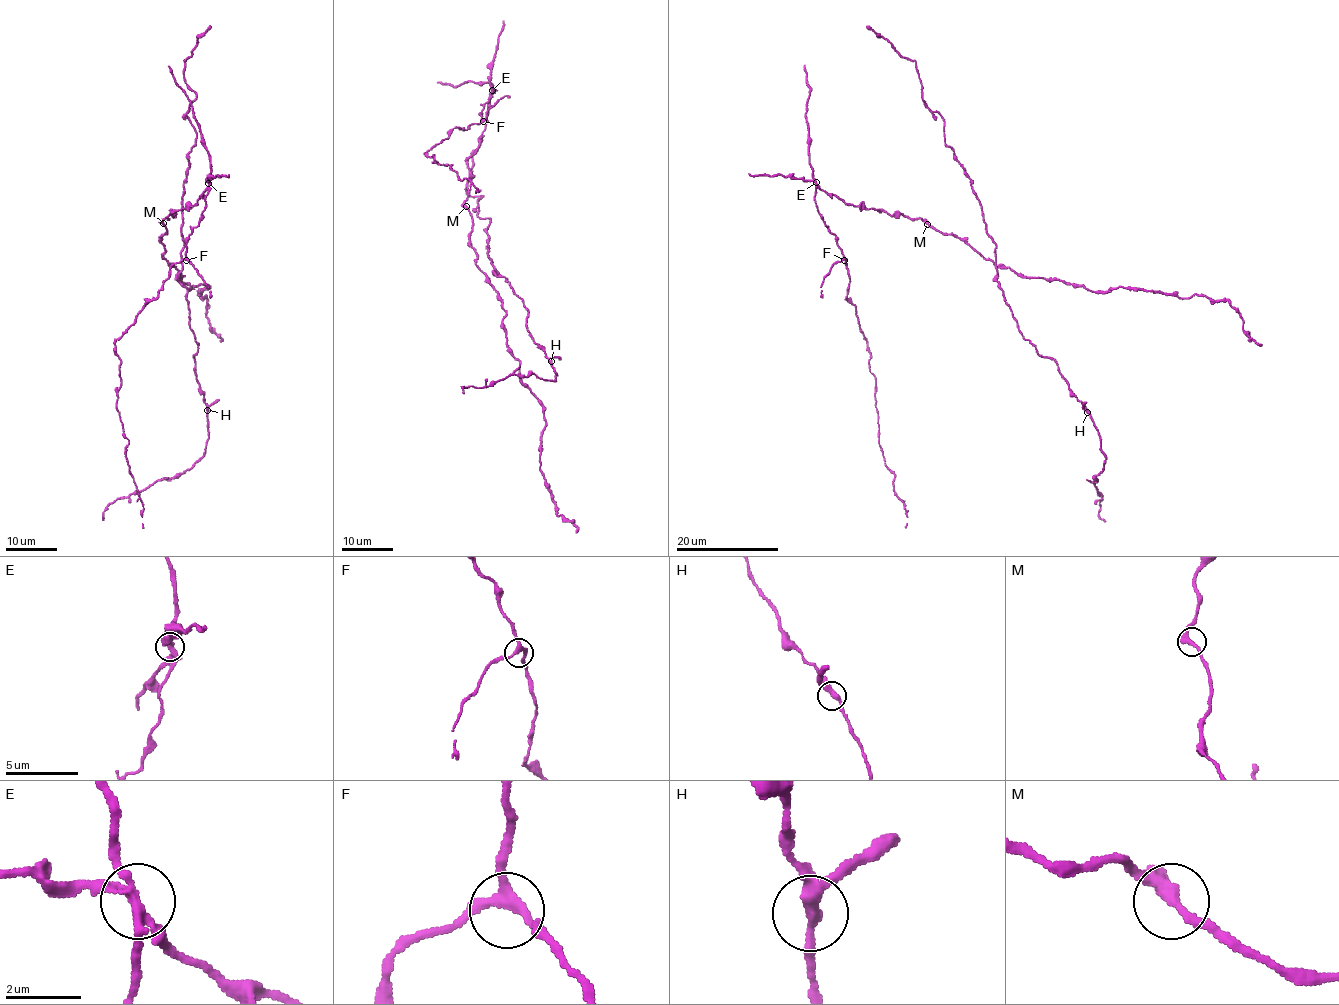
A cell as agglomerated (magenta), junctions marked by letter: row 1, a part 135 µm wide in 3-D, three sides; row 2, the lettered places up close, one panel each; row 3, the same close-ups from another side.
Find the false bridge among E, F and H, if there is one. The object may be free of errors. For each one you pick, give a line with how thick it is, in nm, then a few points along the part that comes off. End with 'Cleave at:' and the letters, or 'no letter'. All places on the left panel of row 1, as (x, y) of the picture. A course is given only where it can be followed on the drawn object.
E: Thickness 260 nm. Course of the part to remove: (209, 182), (196, 204), (162, 221), (161, 256), (188, 289), (208, 287), (197, 295), (205, 297), (219, 342)
Cleave at: E

